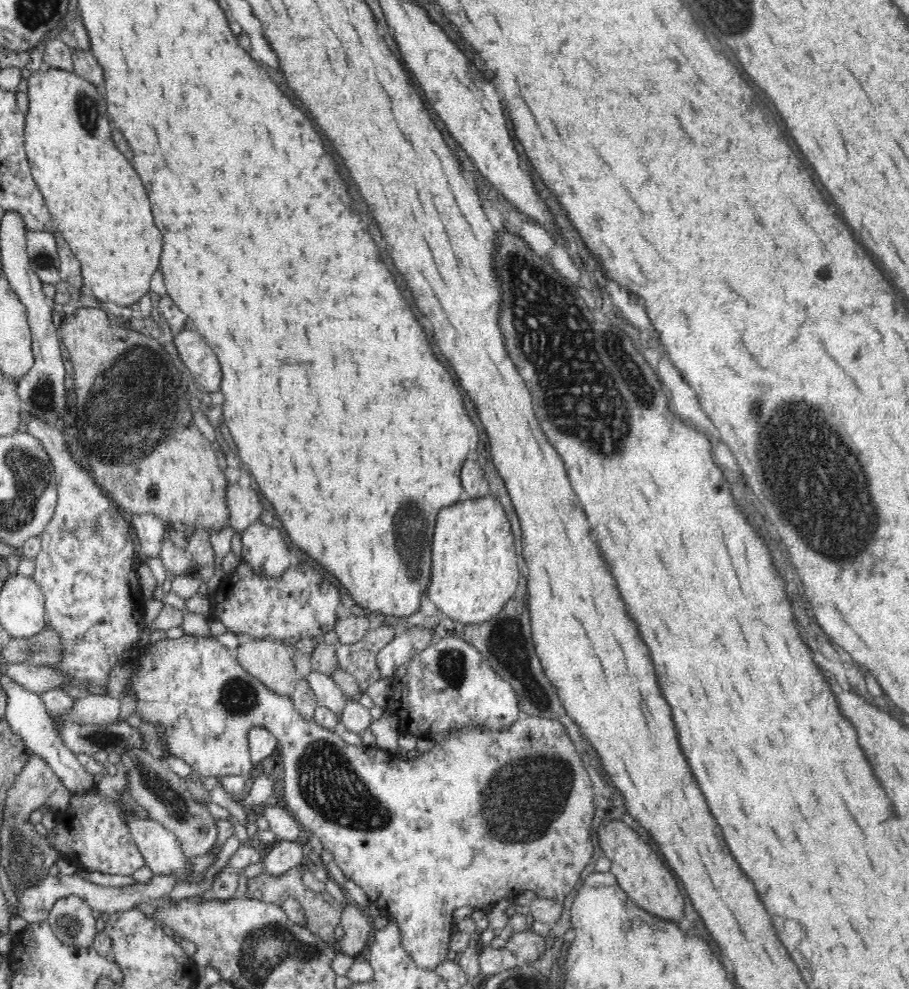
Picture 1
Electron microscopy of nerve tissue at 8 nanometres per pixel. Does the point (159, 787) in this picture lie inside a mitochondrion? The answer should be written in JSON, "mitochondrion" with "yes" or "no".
{"mitochondrion":"yes"}

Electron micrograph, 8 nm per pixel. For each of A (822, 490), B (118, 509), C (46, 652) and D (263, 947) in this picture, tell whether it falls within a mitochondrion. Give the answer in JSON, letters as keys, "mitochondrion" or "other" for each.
{"A":"mitochondrion","B":"other","C":"mitochondrion","D":"mitochondrion"}

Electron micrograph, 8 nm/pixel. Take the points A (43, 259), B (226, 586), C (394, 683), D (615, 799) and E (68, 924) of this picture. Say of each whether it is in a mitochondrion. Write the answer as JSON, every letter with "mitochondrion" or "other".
{"A":"mitochondrion","B":"other","C":"other","D":"other","E":"mitochondrion"}

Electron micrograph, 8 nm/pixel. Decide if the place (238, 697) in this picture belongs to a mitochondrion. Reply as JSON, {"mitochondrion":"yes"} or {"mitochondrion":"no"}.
{"mitochondrion":"yes"}

